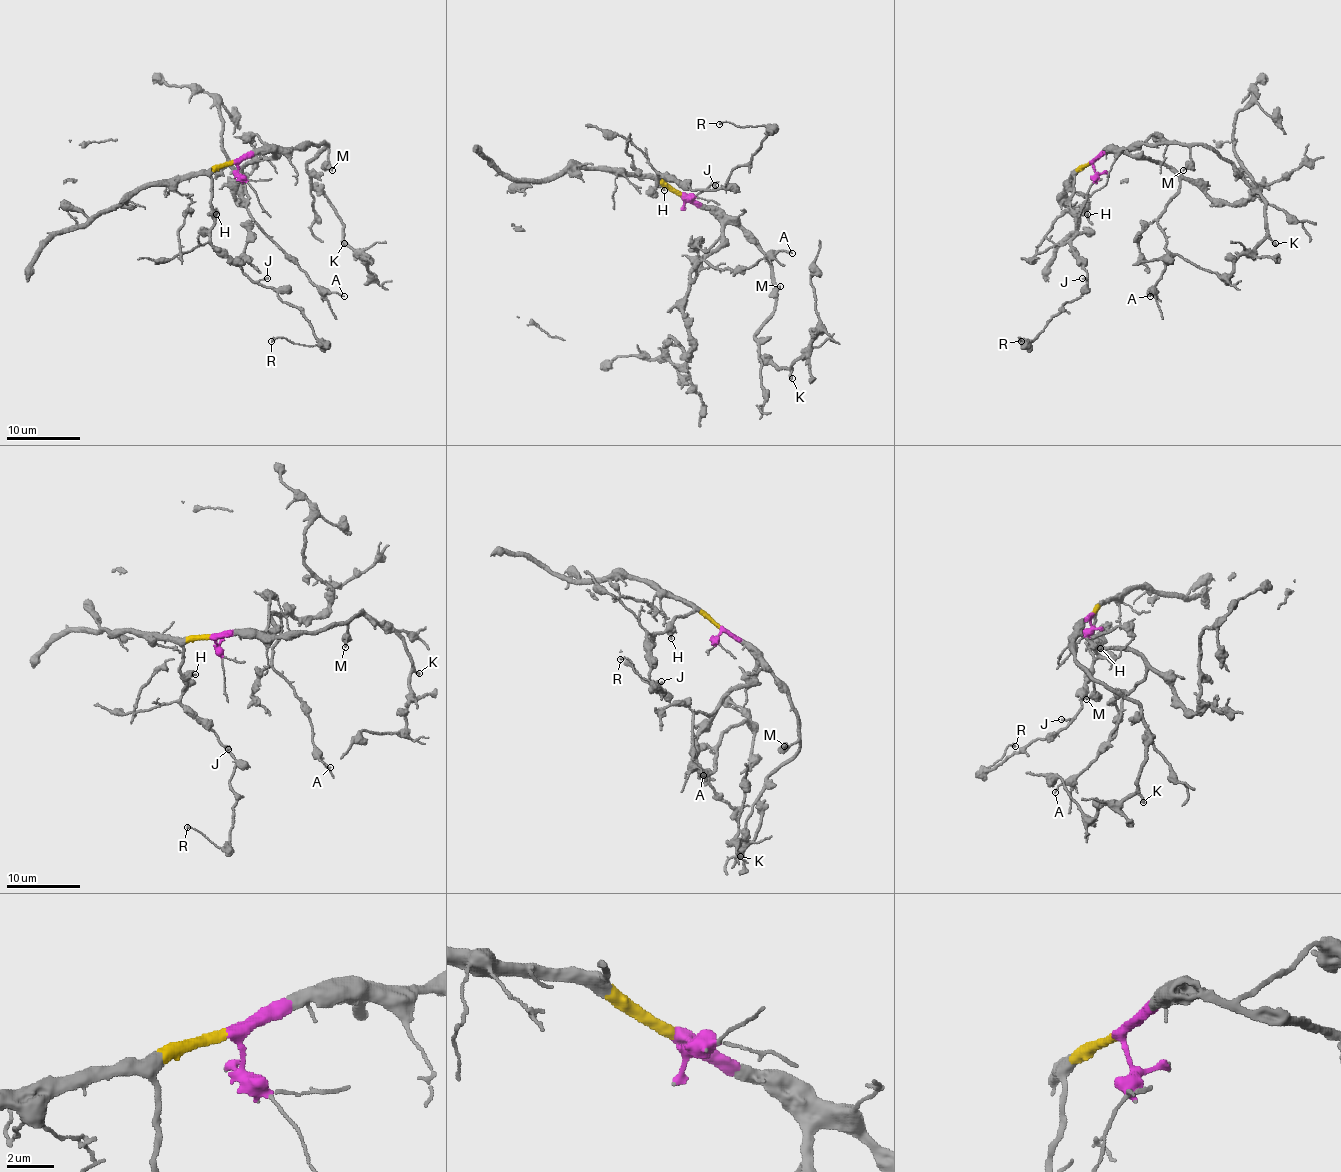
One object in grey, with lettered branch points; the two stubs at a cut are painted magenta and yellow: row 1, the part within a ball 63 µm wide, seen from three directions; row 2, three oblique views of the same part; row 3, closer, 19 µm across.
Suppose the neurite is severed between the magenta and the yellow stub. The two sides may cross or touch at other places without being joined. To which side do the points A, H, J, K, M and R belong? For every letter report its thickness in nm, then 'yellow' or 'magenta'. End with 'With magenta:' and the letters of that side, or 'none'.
A: 120 nm thick; magenta
H: 320 nm thick; yellow
J: 140 nm thick; yellow
K: 170 nm thick; magenta
M: 190 nm thick; magenta
R: 140 nm thick; yellow
With magenta: A, K, M

